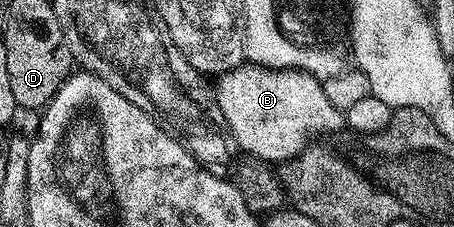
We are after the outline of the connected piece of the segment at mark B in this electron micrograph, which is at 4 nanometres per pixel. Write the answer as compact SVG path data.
M235 67L215 80L214 98L222 111L231 142L239 150L241 147L245 156L263 160L268 165L283 164L306 147L313 137L339 132L336 130L346 123L345 112L327 99L323 82L297 69Z

